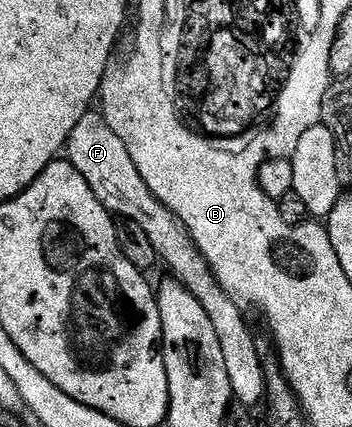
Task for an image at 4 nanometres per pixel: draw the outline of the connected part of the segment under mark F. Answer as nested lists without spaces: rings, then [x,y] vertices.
[[[89,110],[77,120],[77,128],[69,136],[65,147],[65,158],[85,176],[85,184],[93,188],[97,200],[112,215],[133,220],[149,236],[155,249],[156,259],[168,266],[173,277],[180,282],[205,308],[213,328],[217,331],[217,340],[221,340],[221,352],[225,356],[225,372],[229,372],[231,397],[238,405],[255,408],[264,401],[267,392],[267,371],[265,358],[259,355],[259,346],[247,327],[244,311],[240,310],[219,288],[212,273],[207,268],[203,253],[191,239],[191,233],[183,227],[182,222],[171,211],[165,209],[149,192],[145,180],[141,180],[141,172],[137,172],[137,164],[133,164],[133,156],[129,156],[129,148],[121,141],[121,136],[109,128],[103,114],[97,110]]]

